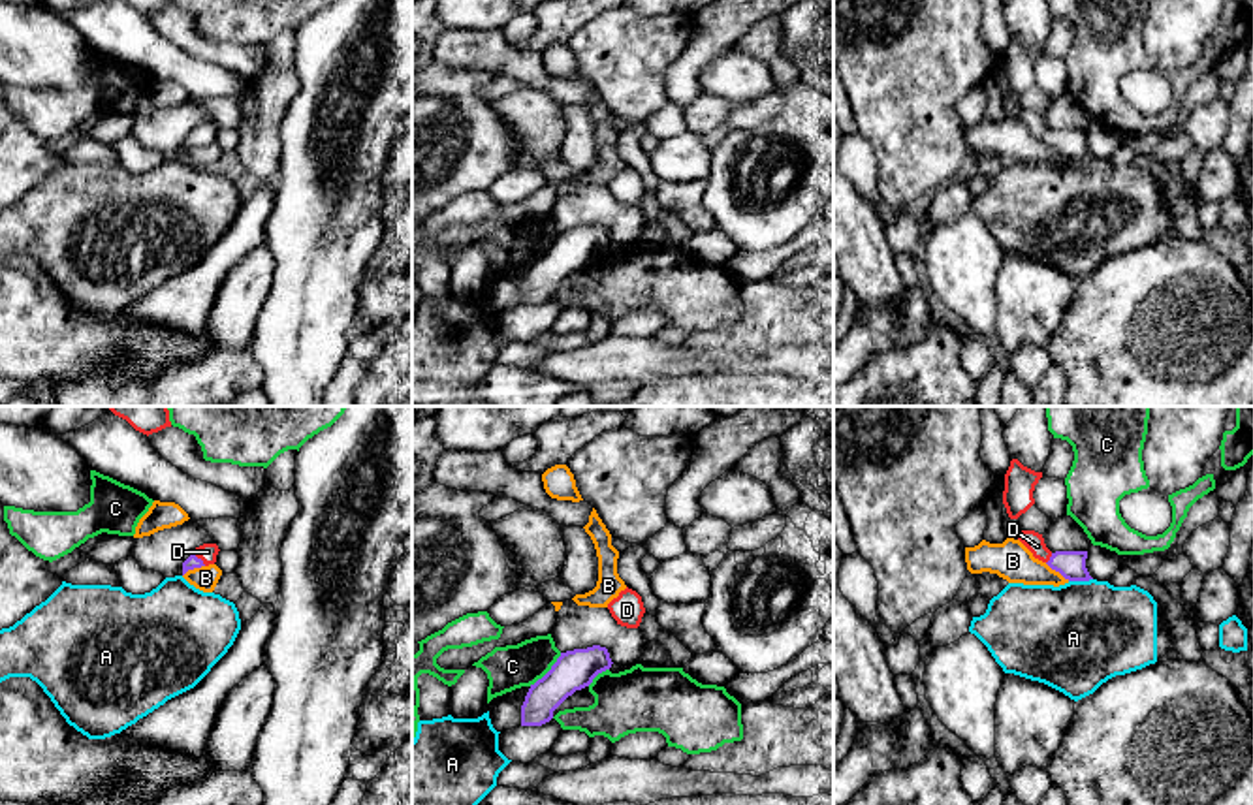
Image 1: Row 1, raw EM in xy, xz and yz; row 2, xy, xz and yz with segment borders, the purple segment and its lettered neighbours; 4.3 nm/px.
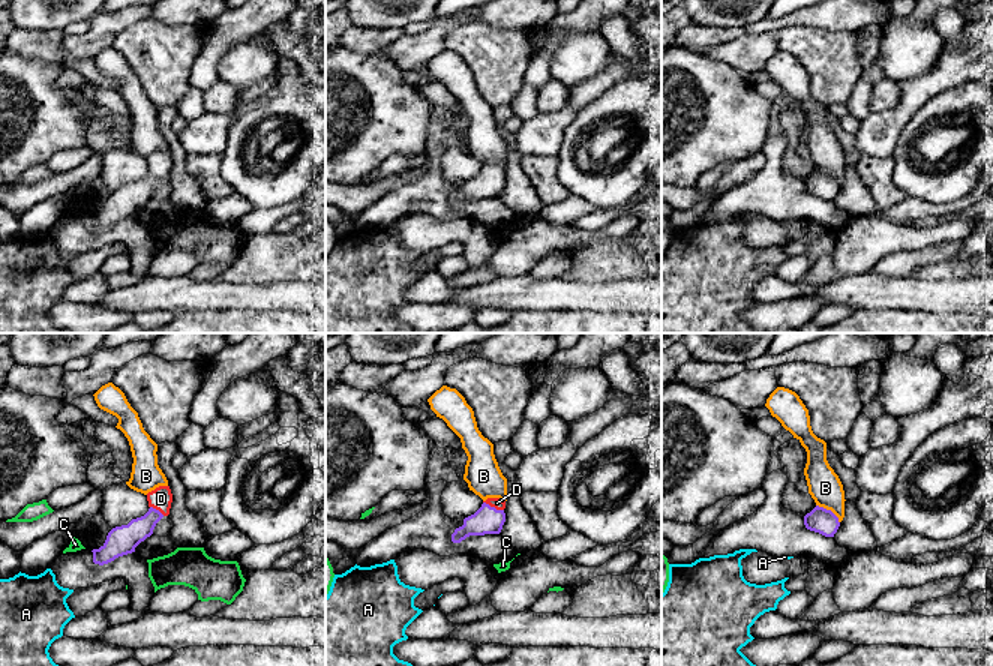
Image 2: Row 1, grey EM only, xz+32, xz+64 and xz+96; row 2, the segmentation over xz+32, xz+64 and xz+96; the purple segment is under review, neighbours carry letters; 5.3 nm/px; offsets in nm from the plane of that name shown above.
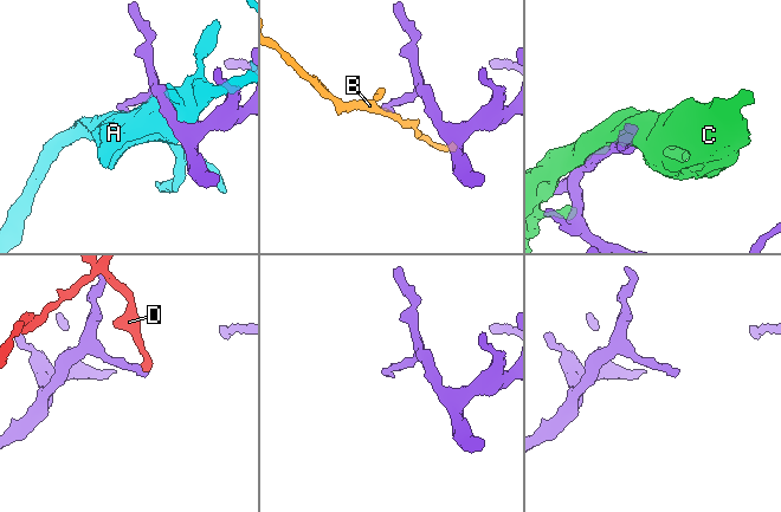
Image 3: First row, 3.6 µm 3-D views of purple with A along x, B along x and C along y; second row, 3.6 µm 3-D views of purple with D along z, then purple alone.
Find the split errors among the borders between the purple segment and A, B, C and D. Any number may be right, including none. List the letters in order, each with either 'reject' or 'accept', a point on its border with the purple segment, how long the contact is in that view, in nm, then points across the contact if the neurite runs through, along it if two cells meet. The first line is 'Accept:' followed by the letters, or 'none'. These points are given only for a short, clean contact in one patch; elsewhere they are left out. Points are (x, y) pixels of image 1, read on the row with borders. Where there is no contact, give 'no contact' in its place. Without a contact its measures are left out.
Accept: D
A: reject; meets purple in yz at (1080, 580); contact 110 nm long
B: reject; meets purple in yz at (1058, 570); contact 130 nm long; border along yz (1045, 563), (1069, 580)
C: reject; meets purple in xz at (548, 672); contact 200 nm long
D: accept; meets purple in xy at (200, 559); contact 80 nm long; runs through xy (192, 561), (200, 559), (207, 552)

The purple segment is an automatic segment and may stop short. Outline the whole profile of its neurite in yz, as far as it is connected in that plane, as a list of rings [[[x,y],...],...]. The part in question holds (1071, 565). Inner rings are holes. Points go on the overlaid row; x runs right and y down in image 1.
[[[1022,530],[1018,540],[1033,553],[1035,559],[1046,562],[1069,581],[1093,579],[1086,568],[1087,551],[1055,551],[1052,553],[1042,534],[1035,530]]]

